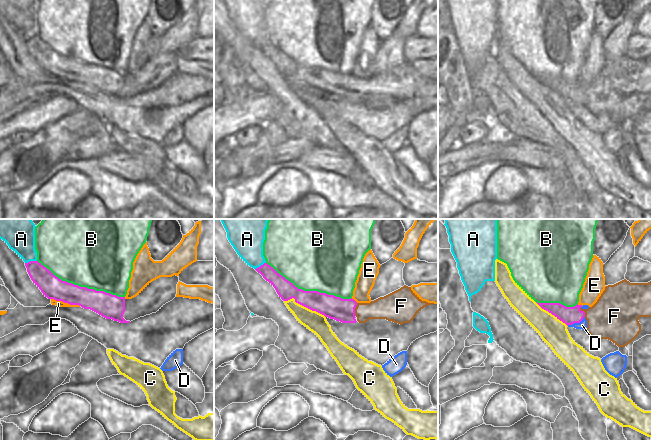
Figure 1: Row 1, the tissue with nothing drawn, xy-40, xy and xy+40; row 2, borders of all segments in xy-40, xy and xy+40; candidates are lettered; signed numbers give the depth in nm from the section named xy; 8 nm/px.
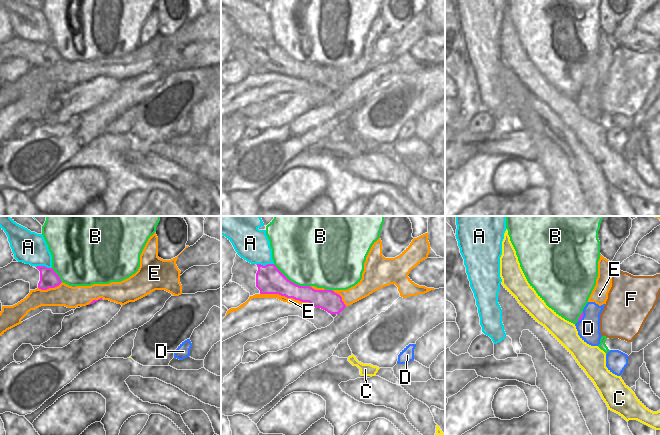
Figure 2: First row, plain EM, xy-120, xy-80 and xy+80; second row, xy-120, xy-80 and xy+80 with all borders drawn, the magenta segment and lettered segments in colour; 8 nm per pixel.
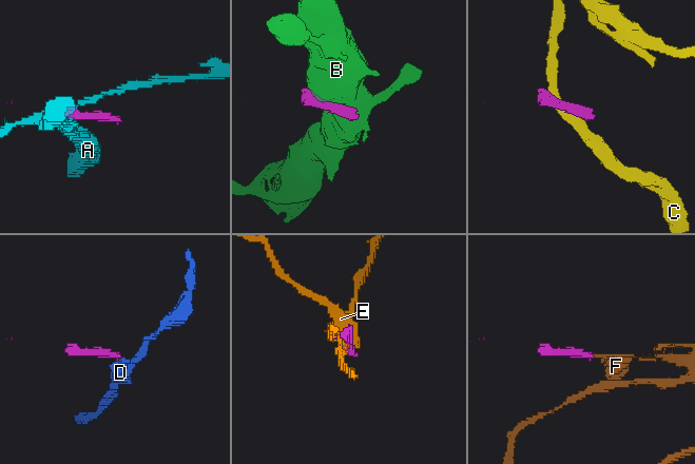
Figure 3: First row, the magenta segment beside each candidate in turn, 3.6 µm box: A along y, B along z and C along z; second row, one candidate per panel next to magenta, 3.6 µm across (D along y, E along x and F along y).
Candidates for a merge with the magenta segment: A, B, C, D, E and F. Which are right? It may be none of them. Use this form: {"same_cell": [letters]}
{"same_cell": []}

